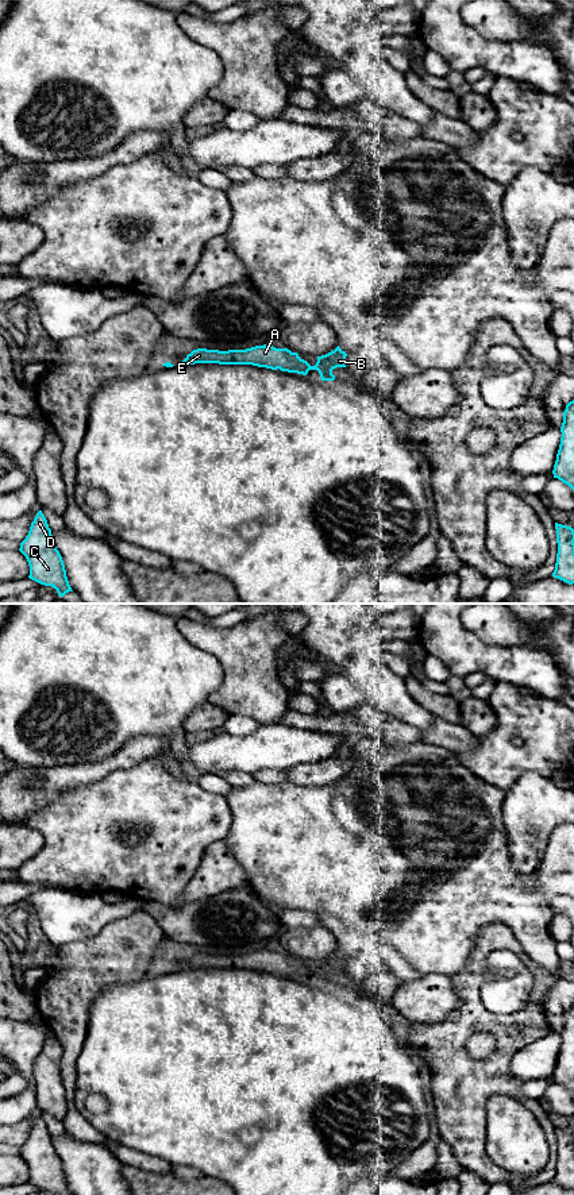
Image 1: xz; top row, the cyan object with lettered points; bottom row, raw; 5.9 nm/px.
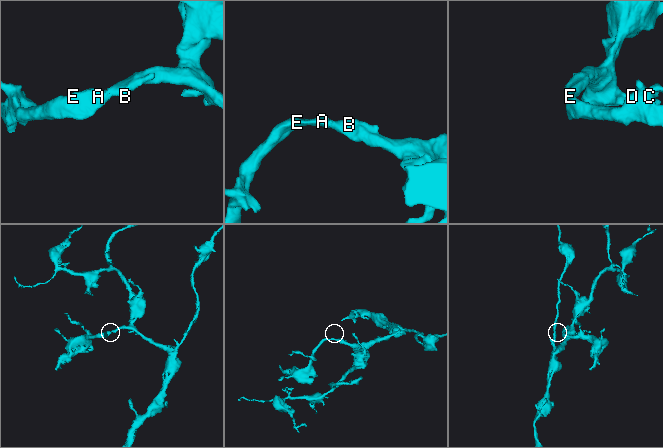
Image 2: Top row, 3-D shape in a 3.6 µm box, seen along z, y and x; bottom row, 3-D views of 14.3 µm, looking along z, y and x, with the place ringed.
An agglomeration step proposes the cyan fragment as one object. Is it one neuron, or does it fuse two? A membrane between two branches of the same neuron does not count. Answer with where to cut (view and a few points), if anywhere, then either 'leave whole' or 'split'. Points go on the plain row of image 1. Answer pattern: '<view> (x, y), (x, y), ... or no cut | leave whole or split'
no cut | leave whole

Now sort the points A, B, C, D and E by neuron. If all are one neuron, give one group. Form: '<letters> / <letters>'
A B C D E

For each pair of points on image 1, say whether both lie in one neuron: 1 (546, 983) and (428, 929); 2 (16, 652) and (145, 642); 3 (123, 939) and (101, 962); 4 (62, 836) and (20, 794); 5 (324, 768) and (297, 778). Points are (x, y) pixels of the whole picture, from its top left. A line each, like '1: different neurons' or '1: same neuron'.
1: different neurons
2: same neuron
3: same neuron
4: different neurons
5: same neuron

